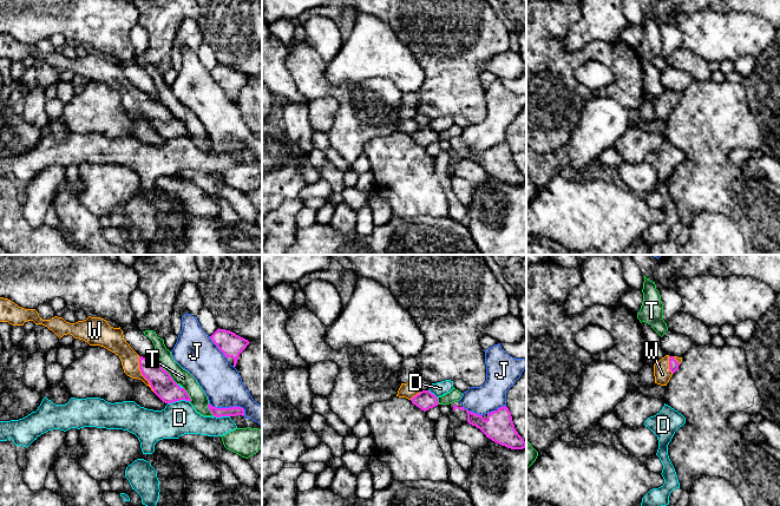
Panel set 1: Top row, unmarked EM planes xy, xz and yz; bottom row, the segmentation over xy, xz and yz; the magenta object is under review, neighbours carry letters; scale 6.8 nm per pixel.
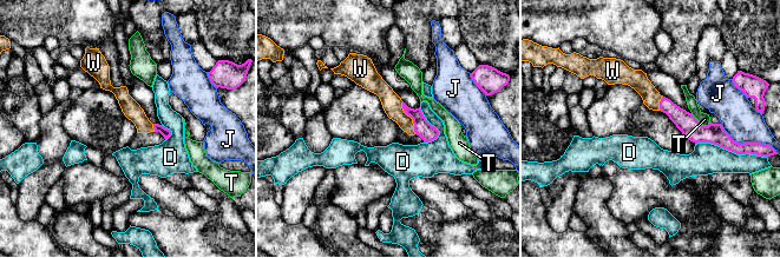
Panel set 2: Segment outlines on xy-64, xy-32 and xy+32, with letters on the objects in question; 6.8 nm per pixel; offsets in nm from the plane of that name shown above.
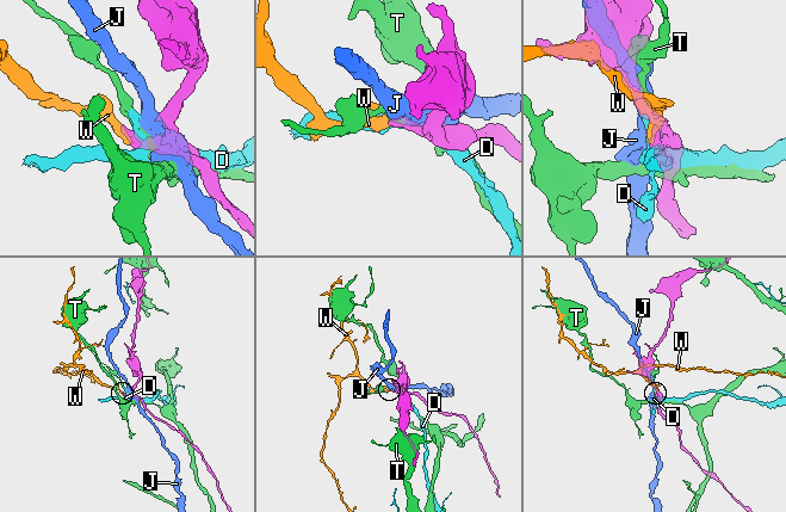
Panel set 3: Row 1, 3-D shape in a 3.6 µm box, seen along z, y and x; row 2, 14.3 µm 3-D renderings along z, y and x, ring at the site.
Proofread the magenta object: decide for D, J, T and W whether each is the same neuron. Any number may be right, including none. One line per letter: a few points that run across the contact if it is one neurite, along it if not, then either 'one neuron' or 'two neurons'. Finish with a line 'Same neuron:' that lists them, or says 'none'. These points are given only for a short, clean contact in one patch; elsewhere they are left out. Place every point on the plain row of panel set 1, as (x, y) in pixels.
D: two neurons
J: two neurons
T: two neurons
W: line xy (164, 123), (152, 111), (142, 110), (130, 96); one neuron
Same neuron: W

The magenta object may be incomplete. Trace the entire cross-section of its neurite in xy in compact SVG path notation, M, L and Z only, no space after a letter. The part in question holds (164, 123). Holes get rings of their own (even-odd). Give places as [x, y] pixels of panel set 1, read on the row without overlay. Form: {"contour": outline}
{"contour": "M0 33L0 58L24 61L27 57L47 63L59 74L70 70L90 81L100 81L114 88L122 97L124 109L132 114L142 116L165 139L191 137L186 126L181 124L165 105L152 100L130 83L120 63L113 64L106 55L91 52L76 59L66 58L58 52L42 55L35 45L25 45L8 34Z"}

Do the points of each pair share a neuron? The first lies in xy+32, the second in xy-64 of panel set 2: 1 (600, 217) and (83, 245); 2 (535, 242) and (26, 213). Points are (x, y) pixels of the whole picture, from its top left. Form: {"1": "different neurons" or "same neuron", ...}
{"1": "same neuron", "2": "different neurons"}

